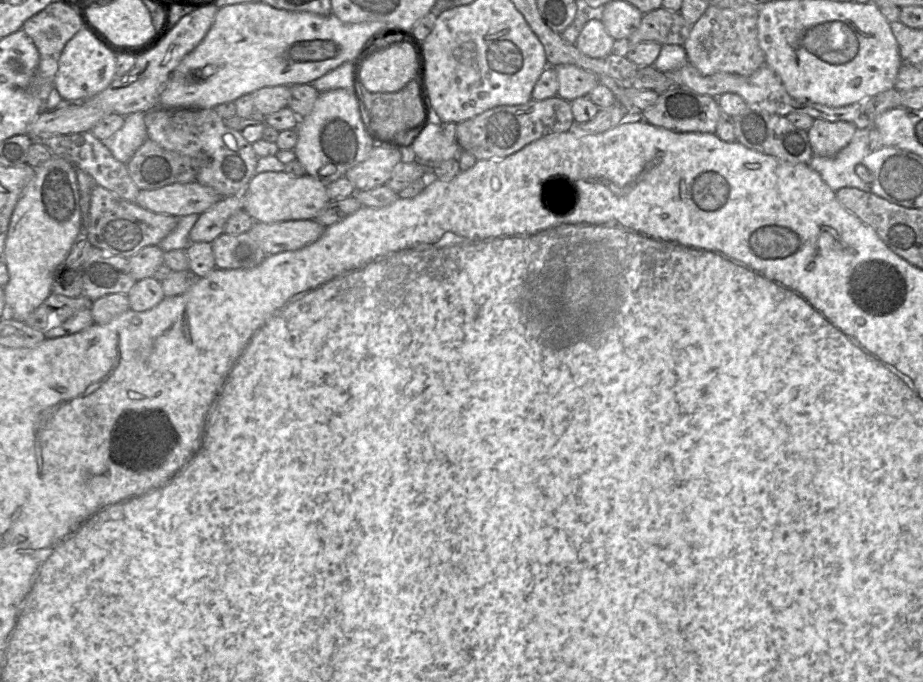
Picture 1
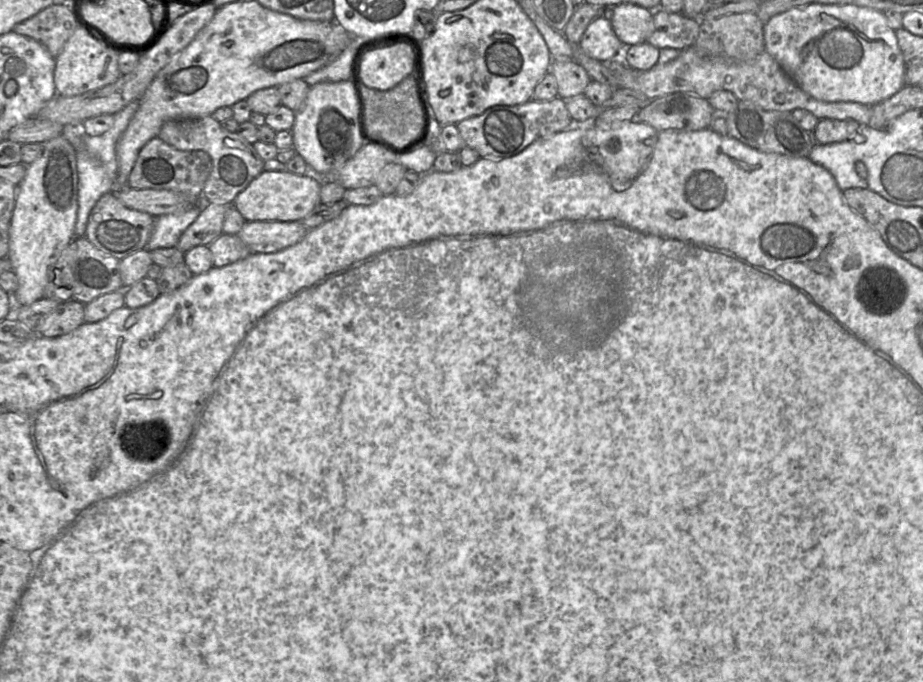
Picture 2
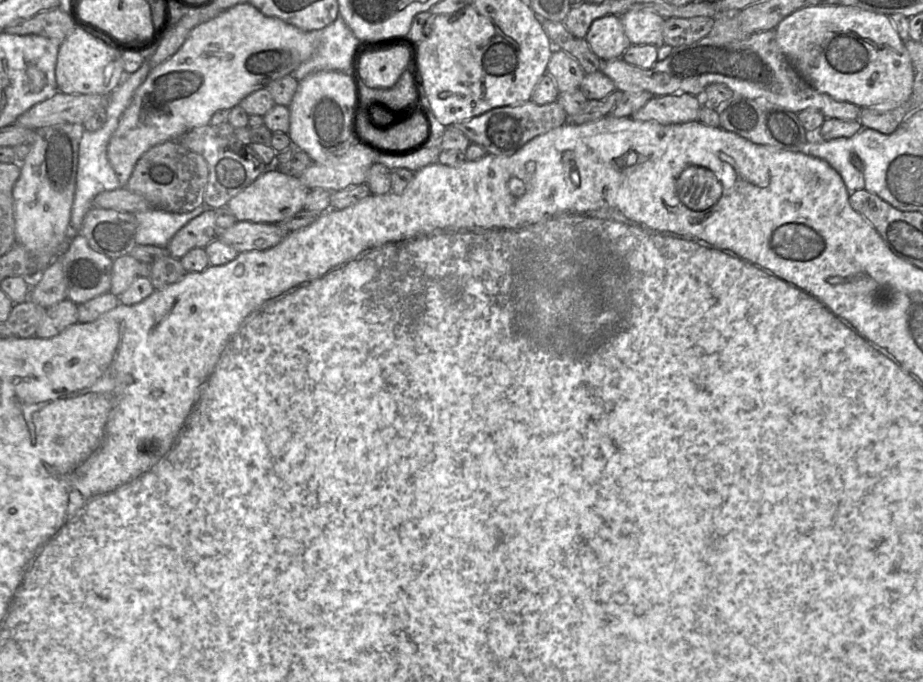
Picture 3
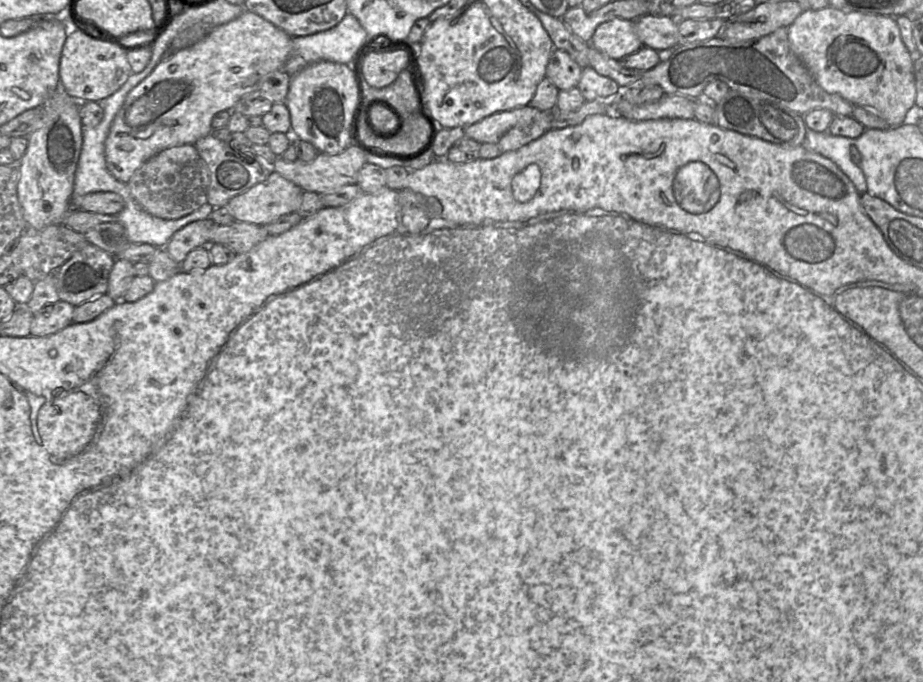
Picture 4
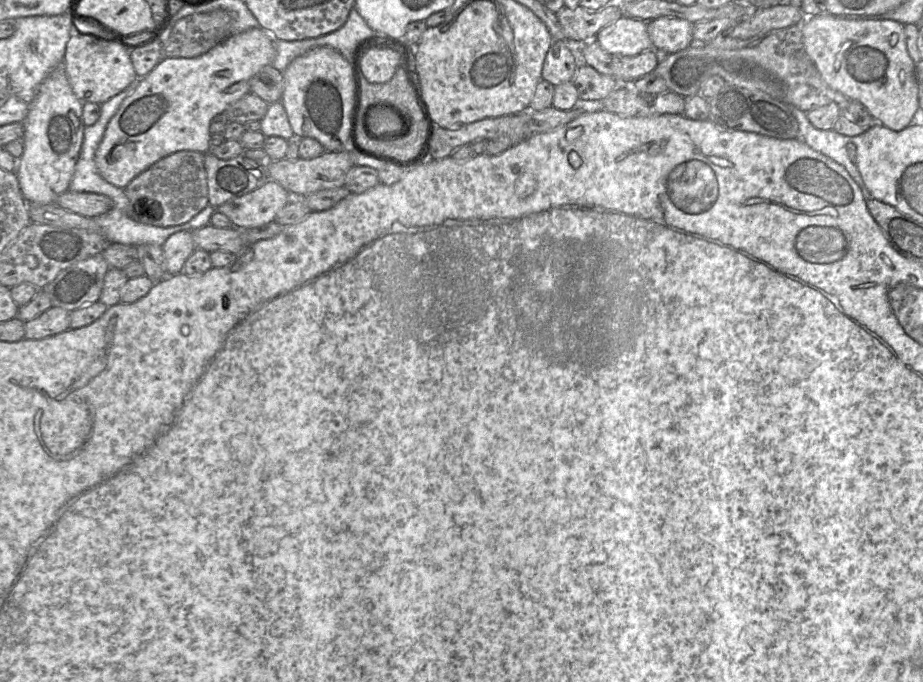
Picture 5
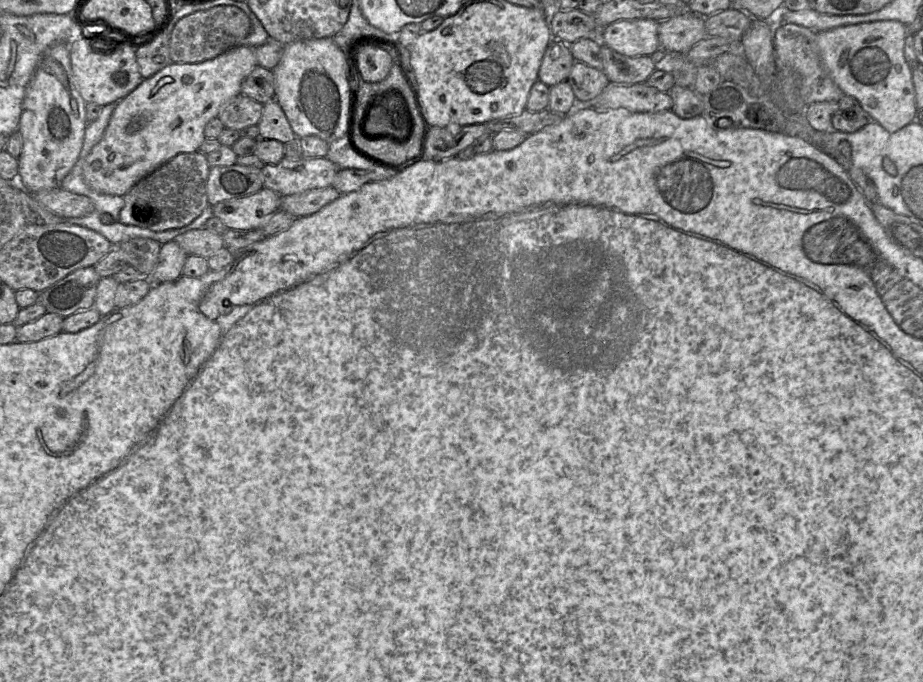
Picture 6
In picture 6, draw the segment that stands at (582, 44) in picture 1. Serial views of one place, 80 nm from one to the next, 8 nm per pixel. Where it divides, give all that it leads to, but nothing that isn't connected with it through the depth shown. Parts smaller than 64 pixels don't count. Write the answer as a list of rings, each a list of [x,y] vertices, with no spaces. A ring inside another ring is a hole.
[[[653,19],[619,20],[600,29],[599,40],[625,56],[650,56],[660,49],[658,27]]]

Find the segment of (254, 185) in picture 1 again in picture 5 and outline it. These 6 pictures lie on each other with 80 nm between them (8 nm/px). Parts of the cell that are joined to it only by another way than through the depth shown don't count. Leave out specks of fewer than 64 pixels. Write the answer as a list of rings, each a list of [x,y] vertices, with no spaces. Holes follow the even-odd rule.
[[[269,179],[261,187],[229,200],[216,210],[225,214],[231,220],[232,226],[240,230],[252,229],[274,221],[277,213],[292,200],[292,197],[293,195],[279,183]]]

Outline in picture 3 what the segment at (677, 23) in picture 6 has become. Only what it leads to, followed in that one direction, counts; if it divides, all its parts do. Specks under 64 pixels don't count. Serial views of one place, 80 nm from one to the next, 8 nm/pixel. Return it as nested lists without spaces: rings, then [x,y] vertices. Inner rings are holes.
[[[628,11],[619,16],[624,32],[632,45],[664,45],[664,18],[650,11]]]

